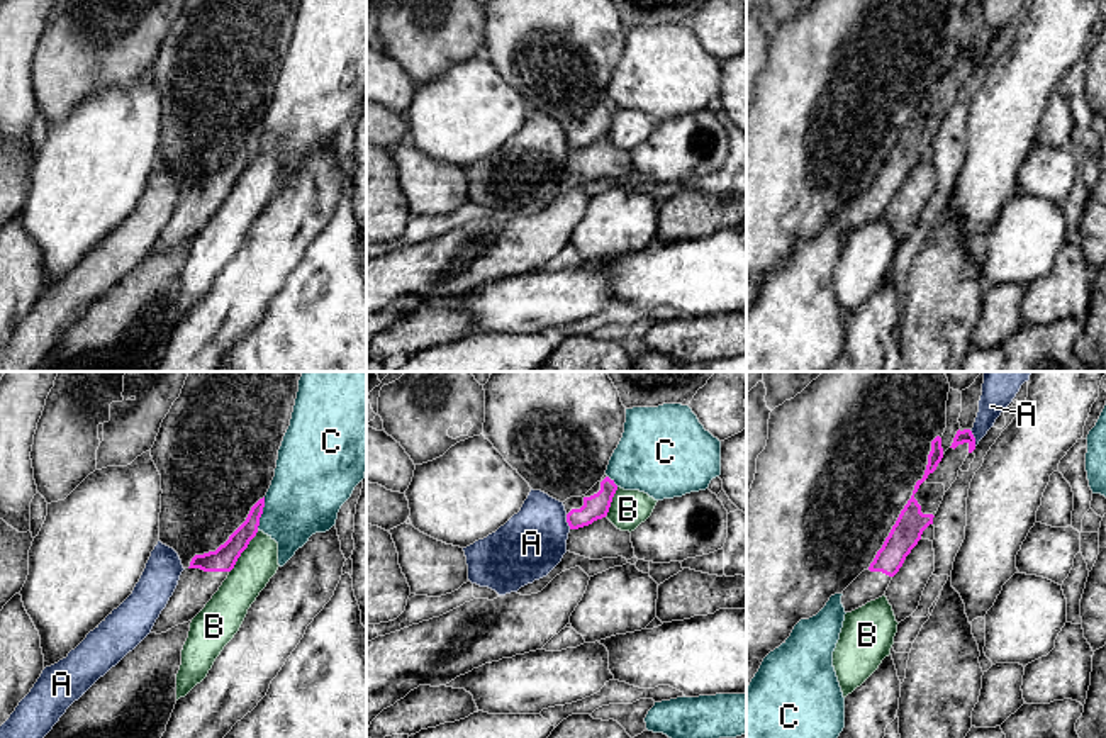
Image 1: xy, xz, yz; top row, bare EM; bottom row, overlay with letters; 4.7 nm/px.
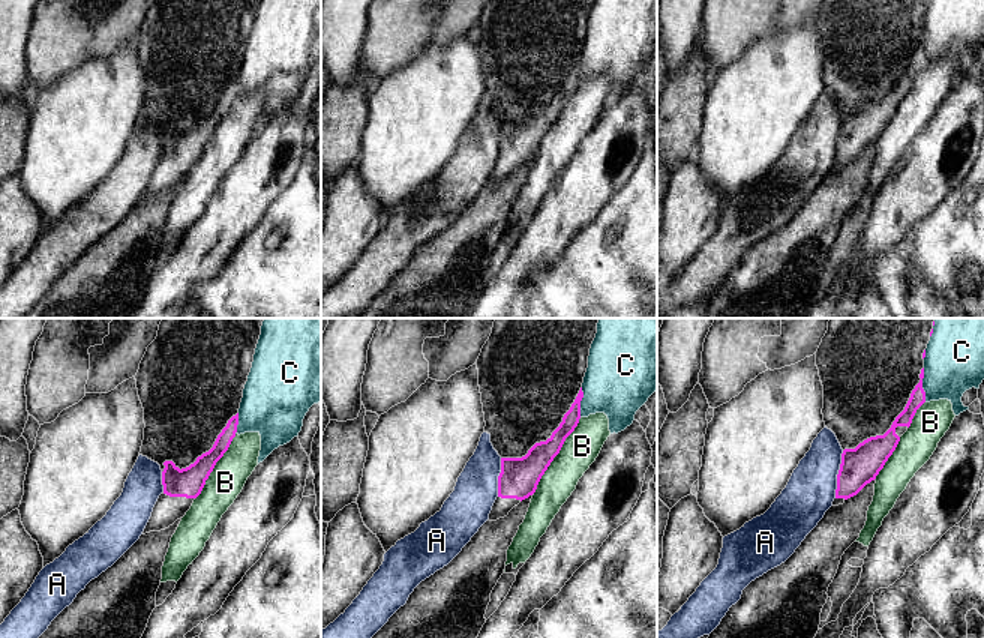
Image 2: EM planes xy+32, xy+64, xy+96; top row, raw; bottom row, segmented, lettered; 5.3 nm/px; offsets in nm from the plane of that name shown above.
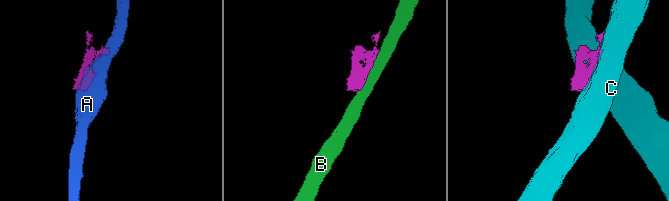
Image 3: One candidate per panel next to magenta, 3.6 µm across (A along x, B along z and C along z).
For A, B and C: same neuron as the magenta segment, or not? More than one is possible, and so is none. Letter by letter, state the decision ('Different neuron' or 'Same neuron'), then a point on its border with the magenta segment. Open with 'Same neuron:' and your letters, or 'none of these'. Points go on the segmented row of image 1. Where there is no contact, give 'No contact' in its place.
Same neuron: none of these
A: Different neuron. Touches magenta at yz (974, 438)
B: Different neuron. Touches magenta at xy (243, 550)
C: Different neuron. Touches magenta at xy (262, 513)

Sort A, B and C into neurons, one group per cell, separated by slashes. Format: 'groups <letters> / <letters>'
groups A / B / C

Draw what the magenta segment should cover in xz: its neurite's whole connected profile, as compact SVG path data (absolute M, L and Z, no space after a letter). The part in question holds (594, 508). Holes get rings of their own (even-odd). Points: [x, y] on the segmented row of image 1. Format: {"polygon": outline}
{"polygon": "M604 475L585 495L567 499L563 506L570 529L578 529L606 517L616 490L614 480Z"}

